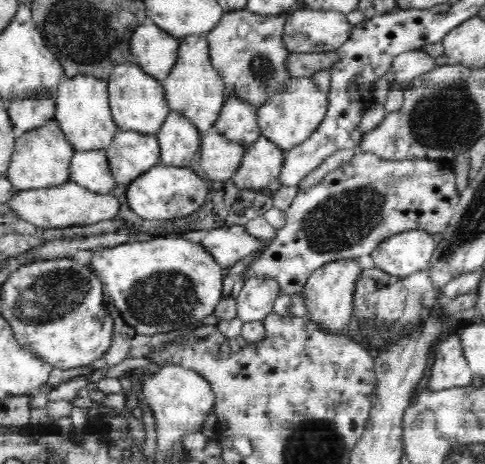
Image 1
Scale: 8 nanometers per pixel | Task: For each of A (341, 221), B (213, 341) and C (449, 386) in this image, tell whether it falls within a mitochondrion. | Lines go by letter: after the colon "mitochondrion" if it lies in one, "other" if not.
A: mitochondrion
B: other
C: other

